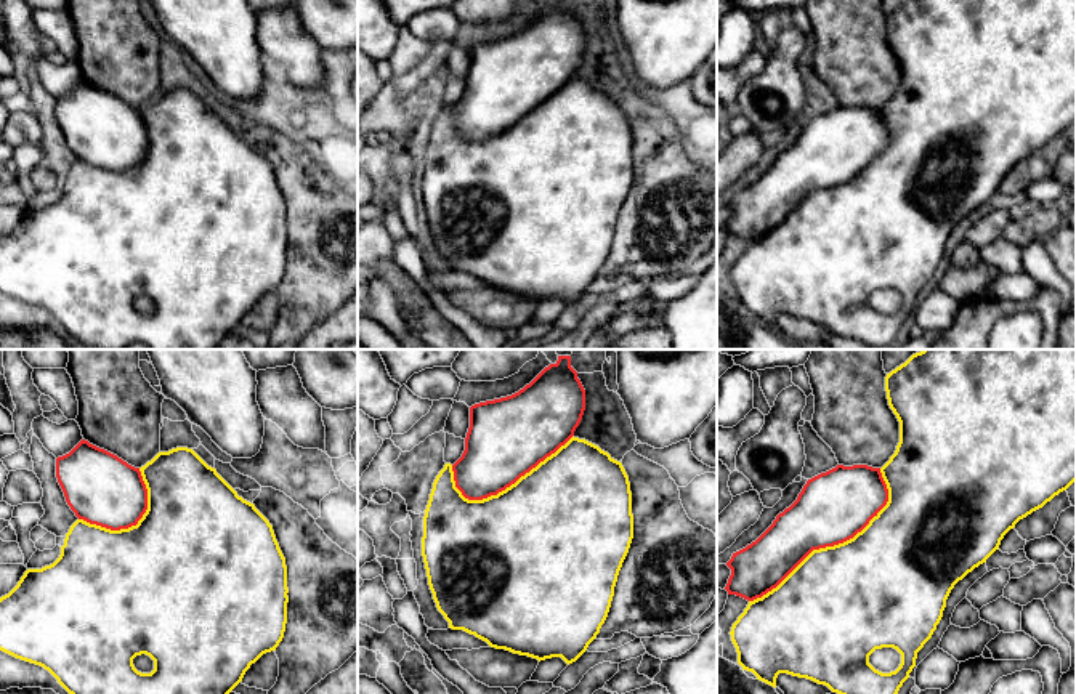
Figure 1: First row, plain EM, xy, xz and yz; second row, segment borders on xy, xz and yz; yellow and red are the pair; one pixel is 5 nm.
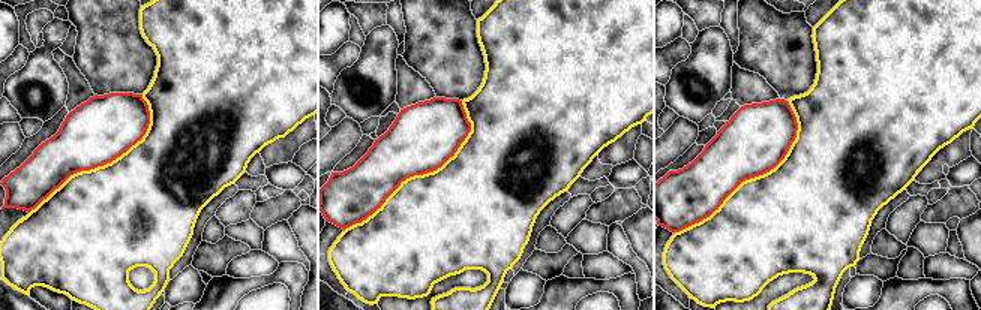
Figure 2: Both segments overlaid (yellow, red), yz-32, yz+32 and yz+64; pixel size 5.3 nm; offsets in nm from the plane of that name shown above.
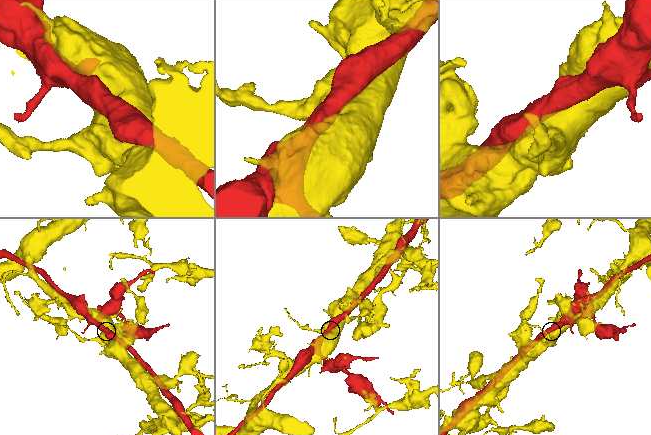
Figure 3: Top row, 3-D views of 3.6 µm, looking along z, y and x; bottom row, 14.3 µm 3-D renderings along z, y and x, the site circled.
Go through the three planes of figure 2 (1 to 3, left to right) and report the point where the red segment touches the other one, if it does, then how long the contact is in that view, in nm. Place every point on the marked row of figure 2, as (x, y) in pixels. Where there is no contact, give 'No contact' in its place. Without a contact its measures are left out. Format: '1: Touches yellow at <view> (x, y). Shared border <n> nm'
1: Touches yellow at yz-32 (107, 163). Shared border 900 nm
2: Touches yellow at yz+32 (425, 174). Shared border 950 nm
3: Touches yellow at yz+64 (756, 177). Shared border 950 nm

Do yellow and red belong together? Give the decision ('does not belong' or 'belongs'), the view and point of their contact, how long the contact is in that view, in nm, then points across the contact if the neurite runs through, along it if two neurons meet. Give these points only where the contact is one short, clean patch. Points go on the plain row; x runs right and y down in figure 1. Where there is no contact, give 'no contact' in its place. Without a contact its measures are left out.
does not belong; contact yz (836, 186); length 950 nm

